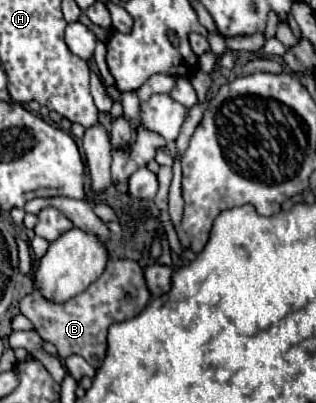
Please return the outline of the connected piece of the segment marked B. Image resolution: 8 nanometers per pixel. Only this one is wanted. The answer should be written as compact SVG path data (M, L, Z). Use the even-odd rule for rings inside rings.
M123 258L123 260L109 260L105 272L85 292L73 296L63 304L47 302L45 298L41 298L37 290L31 292L21 300L21 314L25 314L33 322L37 334L45 342L57 346L59 358L77 354L83 356L93 368L99 368L107 354L107 328L115 322L125 322L129 318L135 318L147 306L149 298L151 294L145 284L143 270L135 260Z

